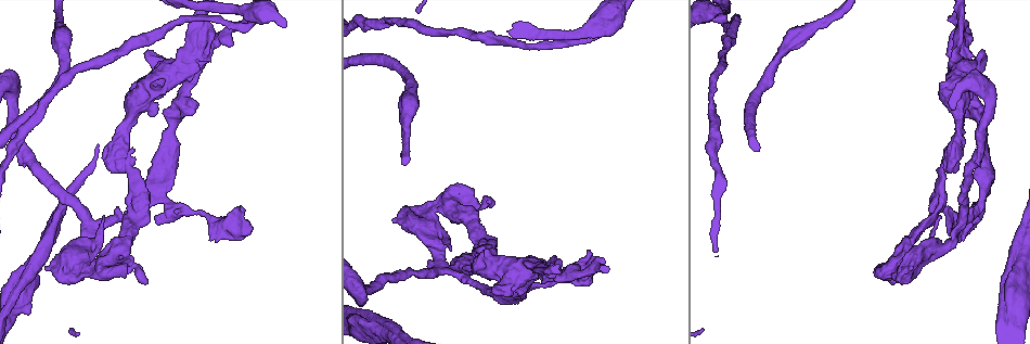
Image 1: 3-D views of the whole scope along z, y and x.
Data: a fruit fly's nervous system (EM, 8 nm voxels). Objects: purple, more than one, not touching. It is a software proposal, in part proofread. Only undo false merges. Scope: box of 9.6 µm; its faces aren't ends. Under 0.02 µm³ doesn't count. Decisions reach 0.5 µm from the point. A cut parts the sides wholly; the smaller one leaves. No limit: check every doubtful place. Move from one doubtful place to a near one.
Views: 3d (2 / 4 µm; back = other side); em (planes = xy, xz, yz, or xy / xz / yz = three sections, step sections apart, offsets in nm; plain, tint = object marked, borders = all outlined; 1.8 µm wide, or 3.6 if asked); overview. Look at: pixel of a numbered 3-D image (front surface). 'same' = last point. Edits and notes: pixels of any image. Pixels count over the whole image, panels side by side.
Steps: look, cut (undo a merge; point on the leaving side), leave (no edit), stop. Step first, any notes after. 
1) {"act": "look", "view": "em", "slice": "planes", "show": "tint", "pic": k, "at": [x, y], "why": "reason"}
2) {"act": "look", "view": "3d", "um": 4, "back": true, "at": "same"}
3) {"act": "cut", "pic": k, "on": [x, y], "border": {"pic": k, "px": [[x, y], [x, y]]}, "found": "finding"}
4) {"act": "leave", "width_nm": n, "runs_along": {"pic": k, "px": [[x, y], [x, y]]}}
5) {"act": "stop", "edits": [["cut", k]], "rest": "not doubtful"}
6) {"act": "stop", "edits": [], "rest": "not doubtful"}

{"act": "look", "view": "3d", "um": 2, "pic": 1, "at": [58, 276], "why": "closes a loop"}

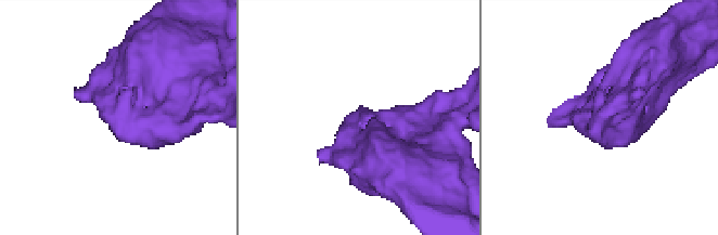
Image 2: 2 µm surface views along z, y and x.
{"act": "look", "view": "em", "slice": "xy", "step": 4, "show": "tint", "pic": 2, "at": [111, 123], "why": "shape alone is not enough"}

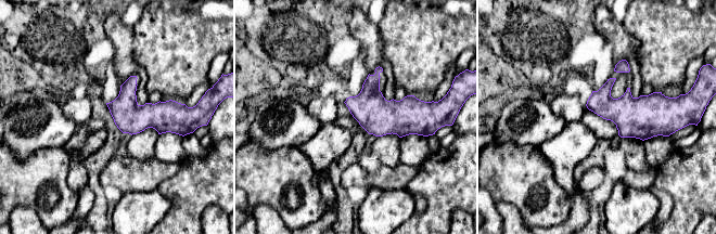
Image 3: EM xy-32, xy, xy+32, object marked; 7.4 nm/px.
{"act": "look", "view": "em", "slice": "planes", "show": "borders", "at": "same", "why": "cut it another way"}

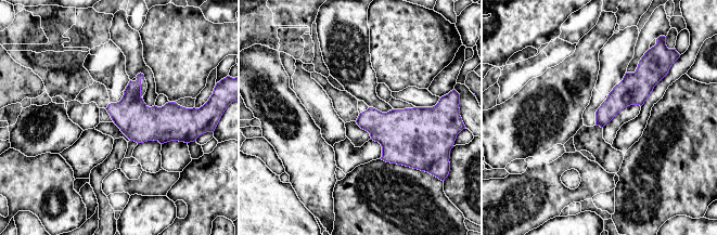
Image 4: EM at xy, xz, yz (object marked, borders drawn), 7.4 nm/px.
{"act": "leave", "width_nm": 140, "found": "all the same neuron"}

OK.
{"act": "look", "view": "em", "um": 3.6, "slice": "planes", "show": "tint", "pic": 1, "at": [430, 223], "why": "arms part here"}

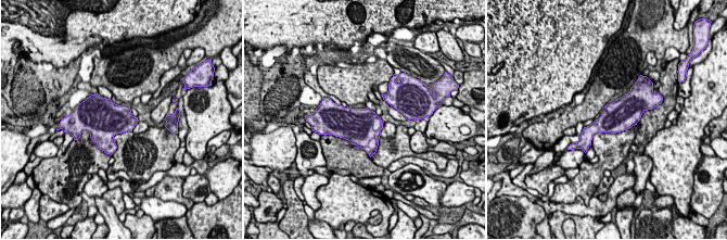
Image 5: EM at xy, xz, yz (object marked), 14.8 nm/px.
{"act": "leave", "found": "one neuron here"}

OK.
{"act": "look", "view": "em", "um": 3.6, "slice": "planes", "show": "tint", "pic": 1, "at": [145, 88], "why": "abrupt turn"}

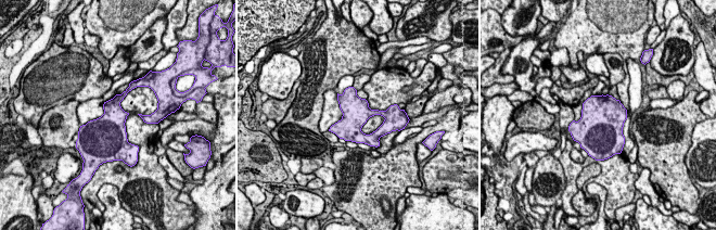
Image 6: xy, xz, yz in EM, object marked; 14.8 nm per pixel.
{"act": "leave", "found": "continuous, no second neuron"}

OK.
{"act": "look", "view": "3d", "um": 4, "pic": 1, "at": [192, 74], "why": "a narrow waist"}

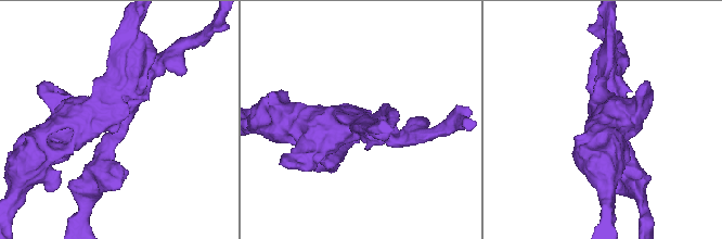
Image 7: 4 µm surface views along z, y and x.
{"act": "look", "view": "em", "um": 3.6, "slice": "planes", "show": "tint", "pic": 7, "at": [116, 122], "arms": 3, "arm_widths_nm": [260, 320, 320]}

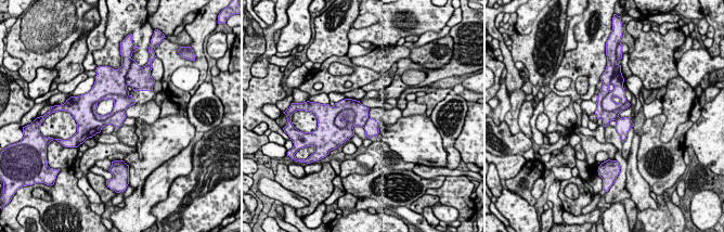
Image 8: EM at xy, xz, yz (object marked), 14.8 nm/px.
{"act": "cut", "pic": 8, "on": [326, 114], "width_nm": 240, "part_leaving": {"pic": 8, "px": [[119, 84], [90, 104], [94, 130]]}, "found": "two neurons meet here"}

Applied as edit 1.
{"act": "look", "view": "em", "um": 3.6, "slice": "planes", "show": "tint", "pic": 1, "at": [460, 212], "why": "looks like a crossing"}

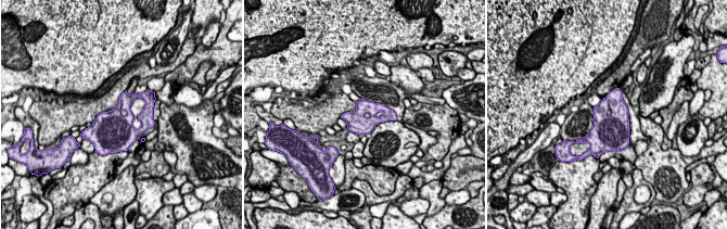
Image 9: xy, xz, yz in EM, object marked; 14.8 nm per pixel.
{"act": "leave", "found": "all the same neuron"}

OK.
{"act": "look", "view": "3d", "um": 2, "pic": 1, "at": [223, 223], "why": "sudden change in width"}

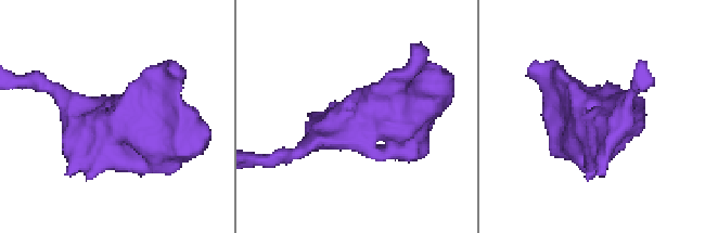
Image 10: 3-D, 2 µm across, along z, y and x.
{"act": "look", "view": "em", "slice": "planes", "show": "tint", "pic": 10, "at": [354, 128]}

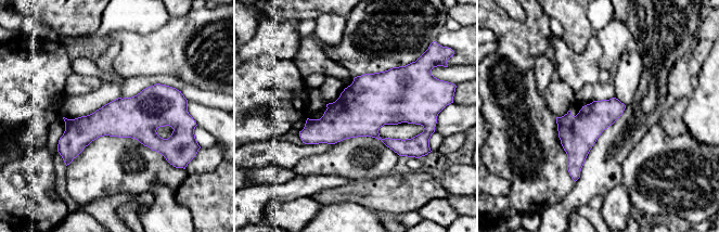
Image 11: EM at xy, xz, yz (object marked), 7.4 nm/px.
{"act": "leave", "runs_along": {"pic": 11, "px": [[178, 114], [105, 120], [60, 149]]}, "found": "one neuron here"}

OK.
{"act": "look", "view": "overview", "why": "redraw"}

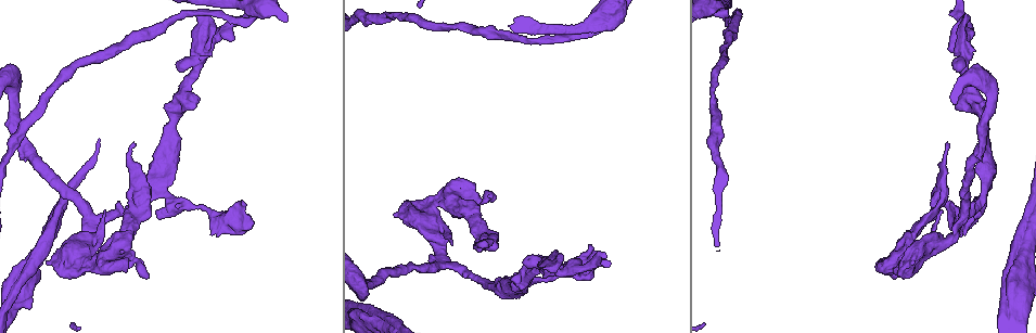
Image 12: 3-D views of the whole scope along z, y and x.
{"act": "look", "view": "em", "slice": "planes", "show": "borders", "pic": 12, "at": [167, 205], "why": "sharp bend"}

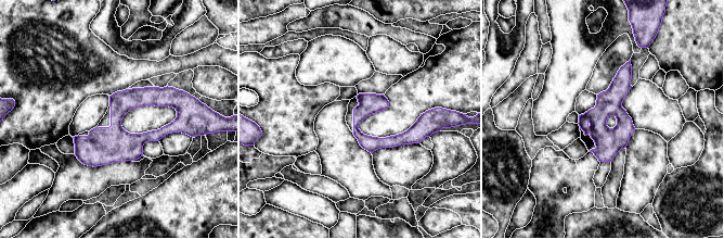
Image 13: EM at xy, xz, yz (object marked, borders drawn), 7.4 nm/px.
{"act": "leave", "width_nm": 160, "runs_along": {"pic": 13, "px": [[182, 112], [171, 127], [130, 146], [77, 152]]}, "found": "continuous, no second neuron"}

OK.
{"act": "look", "view": "em", "slice": "planes", "show": "plain", "pic": 12, "at": [483, 244], "why": "thick turns thin"}

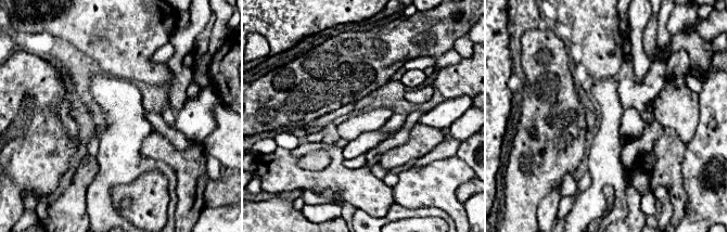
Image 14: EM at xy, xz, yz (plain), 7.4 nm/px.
{"act": "look", "view": "em", "slice": "planes", "show": "borders", "at": "same", "why": "what lies round it"}

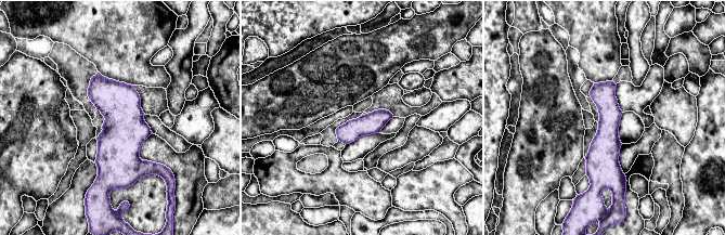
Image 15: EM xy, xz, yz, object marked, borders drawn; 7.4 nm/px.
{"act": "leave", "runs_along": {"pic": 15, "px": [[610, 83], [608, 133], [599, 186]]}, "found": "continuous, no second neuron"}

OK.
{"act": "look", "view": "em", "slice": "planes", "show": "plain", "pic": 12, "at": [207, 43], "why": "arms part here"}

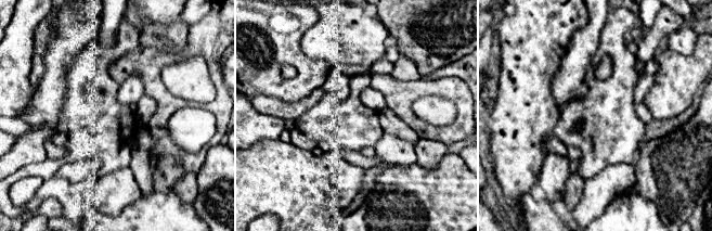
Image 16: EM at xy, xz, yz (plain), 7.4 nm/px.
{"act": "look", "view": "em", "slice": "planes", "show": "tint", "at": "same", "why": "with the object marked"}

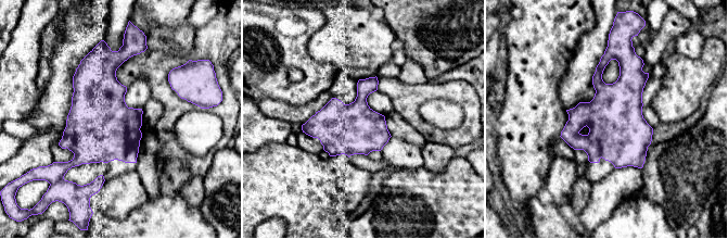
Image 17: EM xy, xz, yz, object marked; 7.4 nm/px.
{"act": "leave", "found": "continuous, no second neuron"}

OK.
{"act": "stop", "edits": [["cut", 8]], "rest": "not doubtful"}

